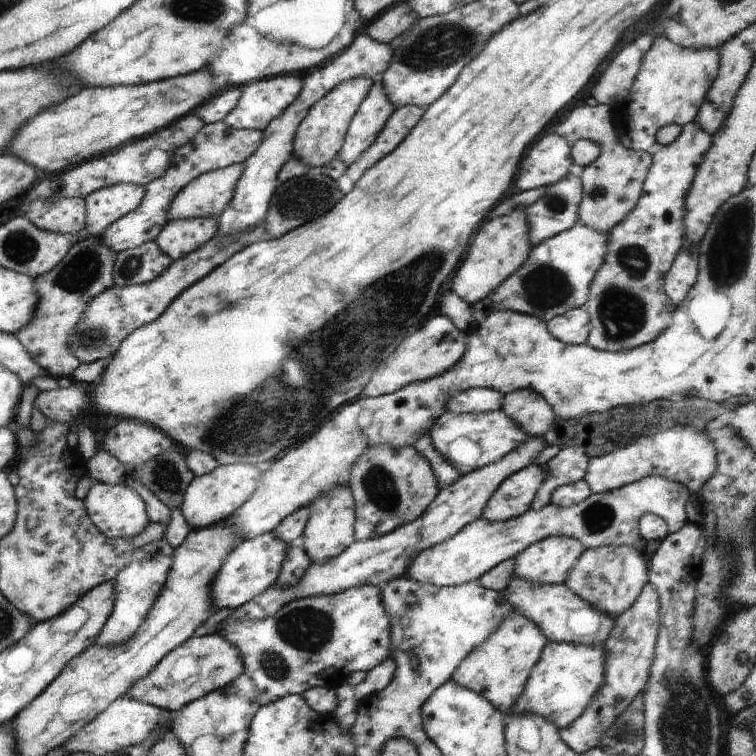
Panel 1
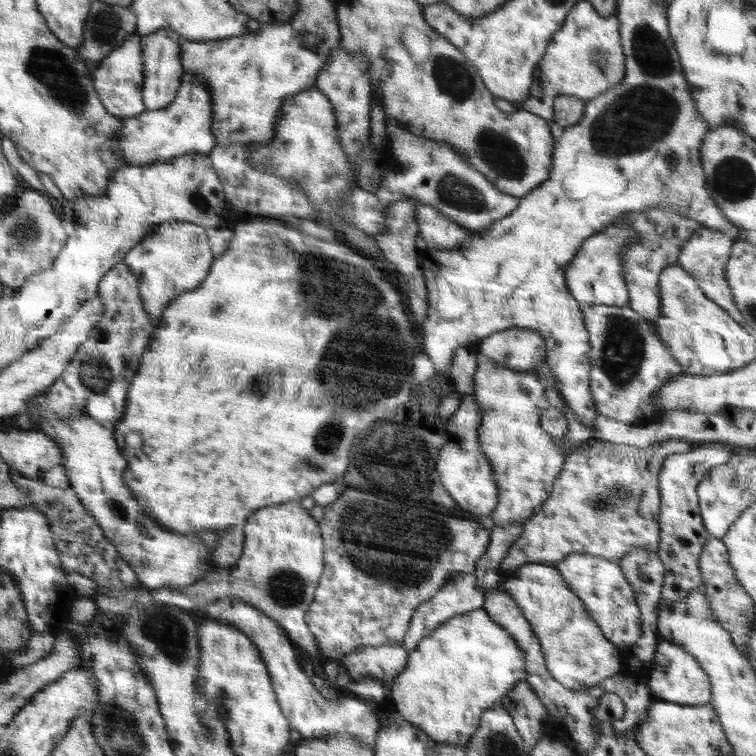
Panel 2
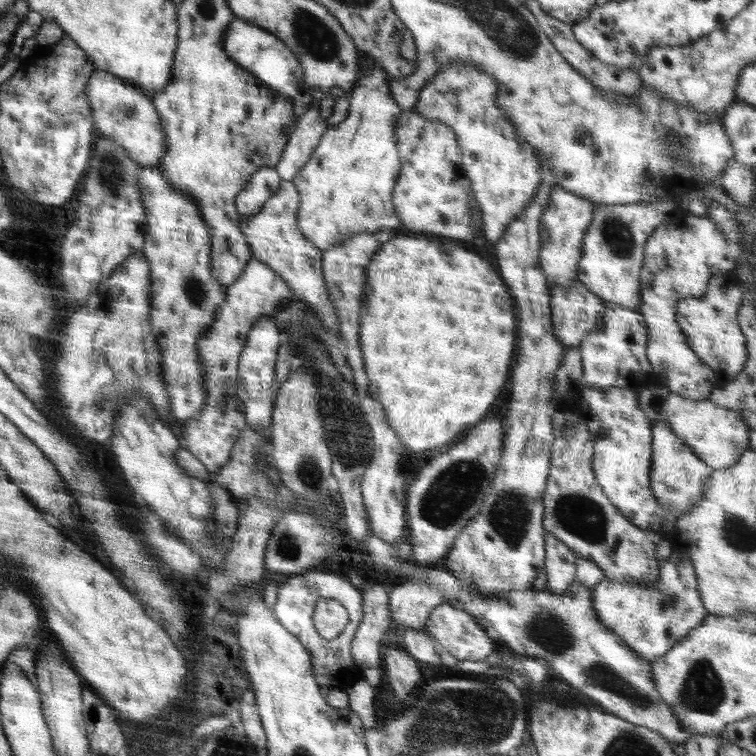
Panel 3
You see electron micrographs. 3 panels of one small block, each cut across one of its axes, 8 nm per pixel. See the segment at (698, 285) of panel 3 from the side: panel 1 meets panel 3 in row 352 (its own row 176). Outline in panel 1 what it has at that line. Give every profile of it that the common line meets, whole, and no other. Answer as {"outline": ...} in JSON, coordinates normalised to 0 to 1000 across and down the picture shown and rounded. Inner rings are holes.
{"outline":[[[918,161],[905,165],[889,189],[872,192],[864,200],[864,213],[851,243],[849,259],[828,288],[804,306],[803,337],[780,377],[774,407],[782,423],[776,454],[783,460],[807,466],[833,463],[865,451],[877,437],[888,431],[890,413],[897,403],[888,401],[878,384],[880,368],[896,336],[906,325],[906,262],[923,221],[942,192],[942,181]]]}

